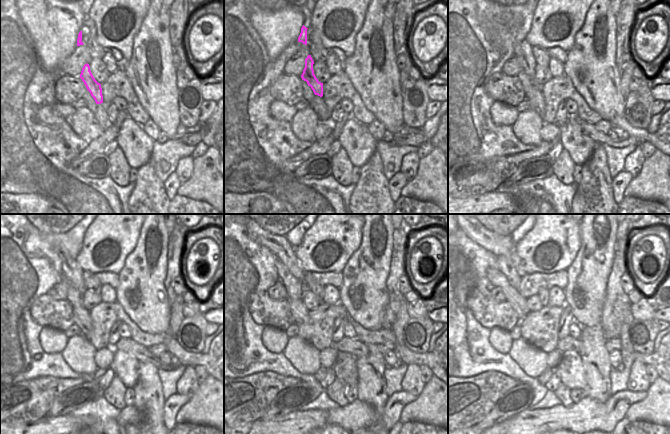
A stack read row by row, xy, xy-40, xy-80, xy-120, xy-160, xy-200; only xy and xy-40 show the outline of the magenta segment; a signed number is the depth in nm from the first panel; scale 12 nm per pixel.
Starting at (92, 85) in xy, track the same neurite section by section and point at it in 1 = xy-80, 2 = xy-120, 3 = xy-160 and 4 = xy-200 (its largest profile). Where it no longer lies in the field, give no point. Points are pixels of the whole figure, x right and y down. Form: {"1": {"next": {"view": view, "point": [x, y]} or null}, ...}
{"1": {"next": {"view": "xy-80", "point": [522, 50]}}, "2": {"next": {"view": "xy-120", "point": [71, 270]}}, "3": {"next": {"view": "xy-160", "point": [279, 246]}}, "4": {"next": {"view": "xy-200", "point": [497, 244]}}}

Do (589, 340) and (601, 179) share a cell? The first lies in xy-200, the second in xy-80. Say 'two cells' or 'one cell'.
one cell

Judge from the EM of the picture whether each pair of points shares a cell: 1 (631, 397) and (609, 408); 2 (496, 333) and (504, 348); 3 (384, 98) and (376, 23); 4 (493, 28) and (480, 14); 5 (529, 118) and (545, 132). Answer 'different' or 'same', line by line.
1: same
2: same
3: same
4: different
5: different

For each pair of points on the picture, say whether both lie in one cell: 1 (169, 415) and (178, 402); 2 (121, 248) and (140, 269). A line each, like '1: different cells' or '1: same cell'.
1: same cell
2: different cells

